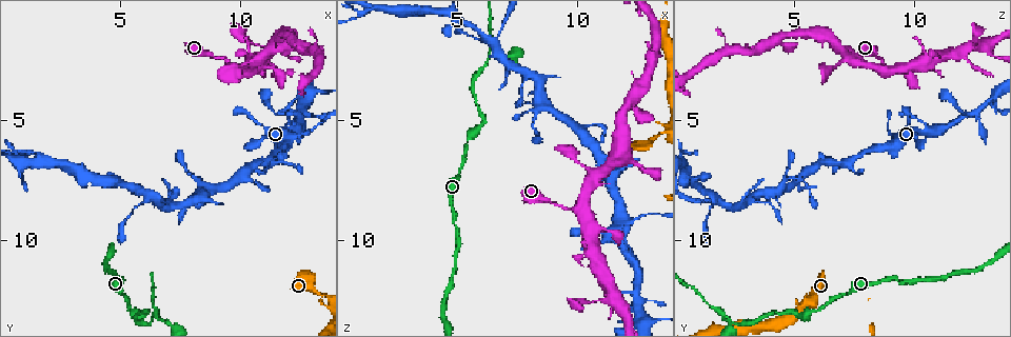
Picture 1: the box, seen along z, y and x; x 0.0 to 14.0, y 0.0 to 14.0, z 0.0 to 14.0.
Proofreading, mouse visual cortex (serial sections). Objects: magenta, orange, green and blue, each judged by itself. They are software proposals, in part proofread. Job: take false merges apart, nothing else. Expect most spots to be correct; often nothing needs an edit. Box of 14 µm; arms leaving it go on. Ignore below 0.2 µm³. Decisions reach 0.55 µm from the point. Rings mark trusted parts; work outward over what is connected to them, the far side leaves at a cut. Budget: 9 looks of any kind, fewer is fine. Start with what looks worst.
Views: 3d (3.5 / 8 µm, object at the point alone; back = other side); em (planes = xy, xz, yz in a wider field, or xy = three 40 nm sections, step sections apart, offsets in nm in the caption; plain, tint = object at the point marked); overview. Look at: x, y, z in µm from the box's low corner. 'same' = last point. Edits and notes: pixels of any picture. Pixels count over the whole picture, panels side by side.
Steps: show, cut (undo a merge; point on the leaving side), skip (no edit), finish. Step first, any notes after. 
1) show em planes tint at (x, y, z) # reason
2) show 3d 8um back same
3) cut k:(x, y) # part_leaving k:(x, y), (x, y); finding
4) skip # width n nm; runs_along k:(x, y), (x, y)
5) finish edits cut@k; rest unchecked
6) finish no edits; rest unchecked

show 3d 3.5um at (12.4, 5.6, 9.1) # calibre changes

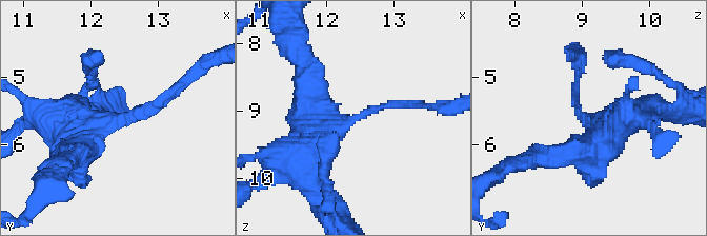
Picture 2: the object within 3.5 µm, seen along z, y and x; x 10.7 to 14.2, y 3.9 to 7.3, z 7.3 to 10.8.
show em xy step 3 tint at (12.35, 5.60, 9.20) # need the tissue

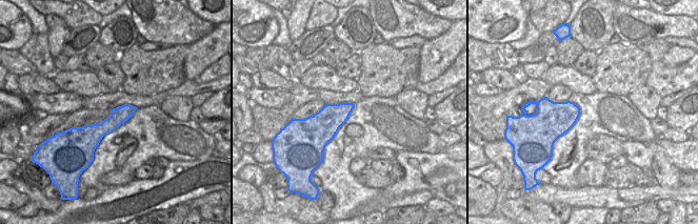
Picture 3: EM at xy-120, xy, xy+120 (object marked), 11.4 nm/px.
skip # arm_widths 150, 450 nm; runs_along 3:(133, 108), (100, 130), (74, 130); all the same cell

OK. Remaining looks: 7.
show 3d 3.5um at (6.5, 8.2, 1.8) # calibre changes

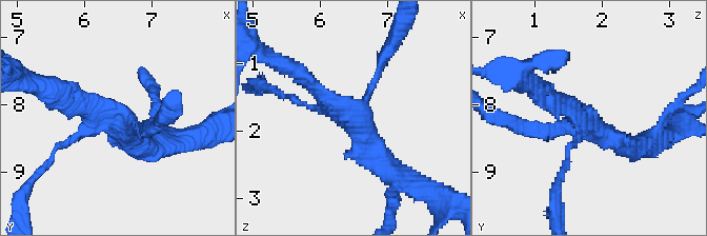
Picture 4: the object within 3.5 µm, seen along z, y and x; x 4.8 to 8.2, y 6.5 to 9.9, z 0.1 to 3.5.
show em planes tint at (6.55, 8.25, 1.80)

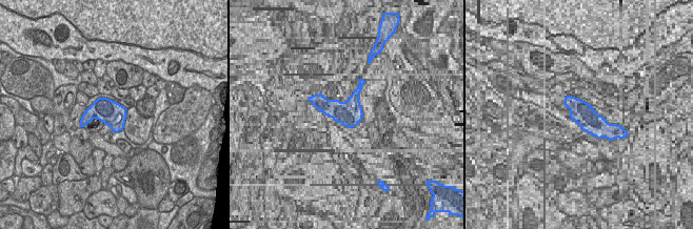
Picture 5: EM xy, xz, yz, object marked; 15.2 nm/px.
skip # runs_along 4:(389, 170), (302, 78); continuous, no second cell

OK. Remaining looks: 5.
show 3d 3.5um at (12.7, 4.2, 13.0) # narrows sharply

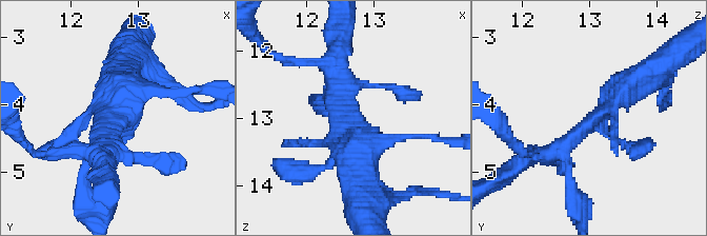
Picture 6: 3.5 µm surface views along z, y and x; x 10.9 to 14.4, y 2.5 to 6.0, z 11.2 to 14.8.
show em xy step 5 tint at (12.75, 4.25, 13.05)

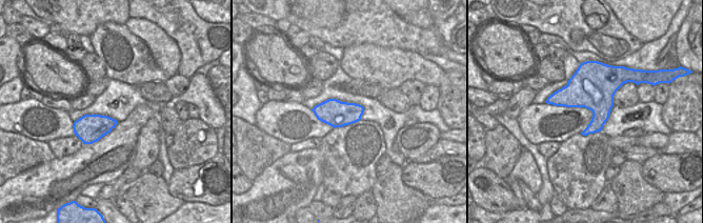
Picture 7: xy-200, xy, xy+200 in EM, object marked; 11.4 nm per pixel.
skip # runs_along 6:(539, 156), (644, 79); all the same cell

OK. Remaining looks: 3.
show em xy step 1 tint at (6.1, 13.1, 4.9) # sharp bend

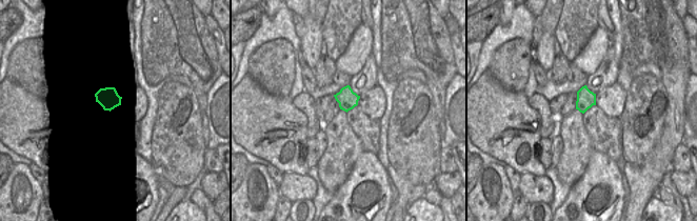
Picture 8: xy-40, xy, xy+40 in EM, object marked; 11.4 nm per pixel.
show 3d 3.5um same # see where the arms go

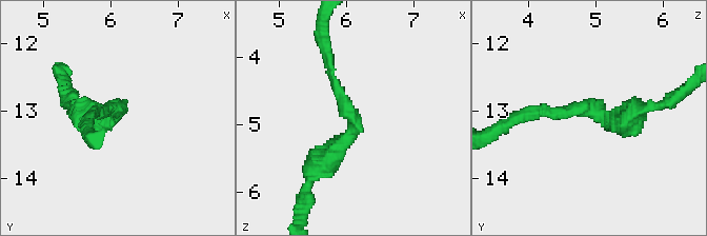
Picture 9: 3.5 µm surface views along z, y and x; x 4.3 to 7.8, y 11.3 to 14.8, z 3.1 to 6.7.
skip # width 240 nm; runs_along 9:(312, 174), (355, 129), (328, 61); all the same cell

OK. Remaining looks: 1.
finish no edits; rest unchecked

